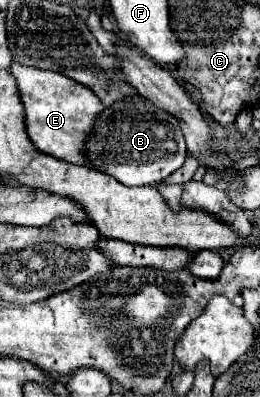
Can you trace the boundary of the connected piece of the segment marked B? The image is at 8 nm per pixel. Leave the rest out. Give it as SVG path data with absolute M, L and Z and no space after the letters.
M143 95L125 97L115 101L95 119L85 141L87 165L115 177L119 183L133 185L153 185L177 171L187 159L185 139L179 127L179 119L159 109Z

